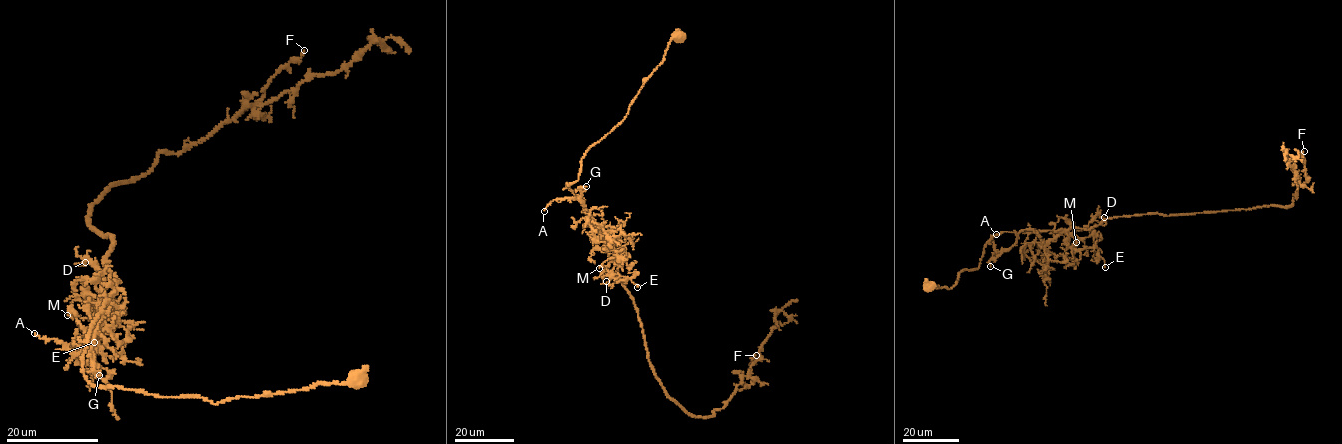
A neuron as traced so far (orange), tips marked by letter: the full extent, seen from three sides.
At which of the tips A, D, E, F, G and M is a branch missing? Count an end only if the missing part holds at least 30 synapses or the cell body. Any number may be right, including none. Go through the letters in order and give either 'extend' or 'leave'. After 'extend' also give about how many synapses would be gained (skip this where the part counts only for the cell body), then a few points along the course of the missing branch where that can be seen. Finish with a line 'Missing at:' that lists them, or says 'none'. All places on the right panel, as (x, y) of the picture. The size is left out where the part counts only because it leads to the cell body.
A: leave
D: leave
E: leave
F: leave
G: leave
M: leave
Missing at: none

